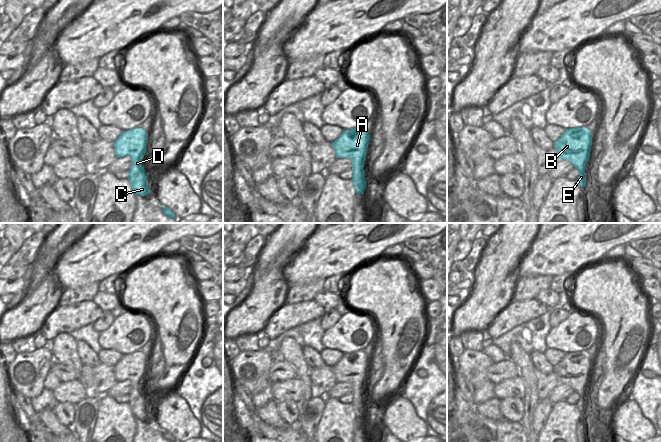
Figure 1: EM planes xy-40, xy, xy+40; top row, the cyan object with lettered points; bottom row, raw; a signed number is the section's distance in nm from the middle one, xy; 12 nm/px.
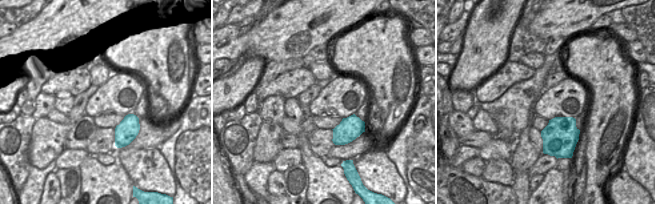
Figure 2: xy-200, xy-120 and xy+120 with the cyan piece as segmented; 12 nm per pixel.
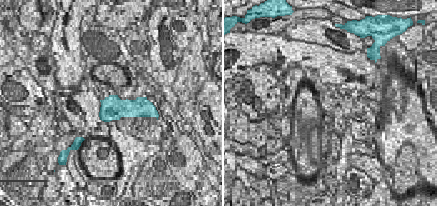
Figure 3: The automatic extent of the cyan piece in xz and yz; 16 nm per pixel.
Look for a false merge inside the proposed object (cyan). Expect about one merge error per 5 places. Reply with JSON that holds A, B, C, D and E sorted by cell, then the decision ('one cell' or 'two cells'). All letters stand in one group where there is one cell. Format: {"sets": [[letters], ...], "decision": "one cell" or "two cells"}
{"sets": [["A", "B", "C", "D", "E"]], "decision": "one cell"}

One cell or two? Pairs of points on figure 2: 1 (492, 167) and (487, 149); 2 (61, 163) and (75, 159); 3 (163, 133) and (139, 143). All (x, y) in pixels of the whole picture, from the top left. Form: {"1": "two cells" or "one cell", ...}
{"1": "two cells", "2": "one cell", "3": "one cell"}

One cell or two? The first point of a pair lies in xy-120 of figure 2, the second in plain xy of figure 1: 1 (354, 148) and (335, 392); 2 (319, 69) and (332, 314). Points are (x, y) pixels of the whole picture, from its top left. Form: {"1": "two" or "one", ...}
{"1": "one", "2": "two"}

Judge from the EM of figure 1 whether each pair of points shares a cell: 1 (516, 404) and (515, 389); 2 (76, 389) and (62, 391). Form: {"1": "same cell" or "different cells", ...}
{"1": "different cells", "2": "same cell"}

